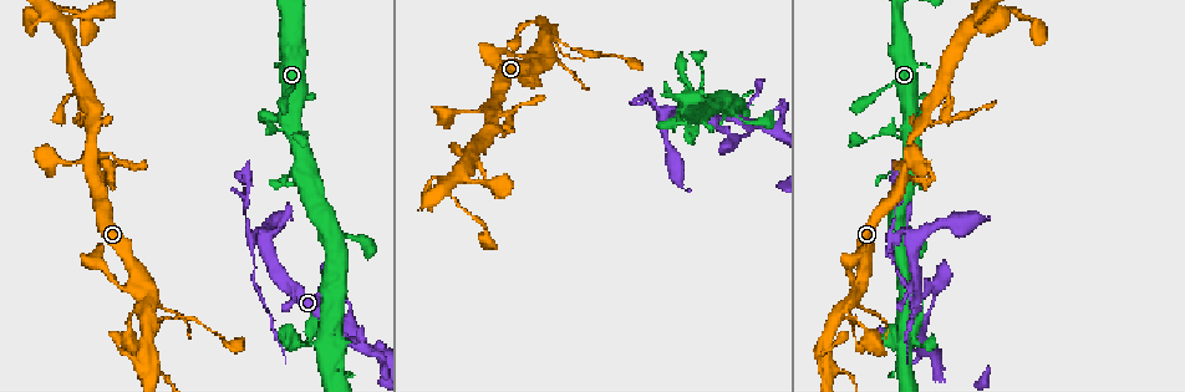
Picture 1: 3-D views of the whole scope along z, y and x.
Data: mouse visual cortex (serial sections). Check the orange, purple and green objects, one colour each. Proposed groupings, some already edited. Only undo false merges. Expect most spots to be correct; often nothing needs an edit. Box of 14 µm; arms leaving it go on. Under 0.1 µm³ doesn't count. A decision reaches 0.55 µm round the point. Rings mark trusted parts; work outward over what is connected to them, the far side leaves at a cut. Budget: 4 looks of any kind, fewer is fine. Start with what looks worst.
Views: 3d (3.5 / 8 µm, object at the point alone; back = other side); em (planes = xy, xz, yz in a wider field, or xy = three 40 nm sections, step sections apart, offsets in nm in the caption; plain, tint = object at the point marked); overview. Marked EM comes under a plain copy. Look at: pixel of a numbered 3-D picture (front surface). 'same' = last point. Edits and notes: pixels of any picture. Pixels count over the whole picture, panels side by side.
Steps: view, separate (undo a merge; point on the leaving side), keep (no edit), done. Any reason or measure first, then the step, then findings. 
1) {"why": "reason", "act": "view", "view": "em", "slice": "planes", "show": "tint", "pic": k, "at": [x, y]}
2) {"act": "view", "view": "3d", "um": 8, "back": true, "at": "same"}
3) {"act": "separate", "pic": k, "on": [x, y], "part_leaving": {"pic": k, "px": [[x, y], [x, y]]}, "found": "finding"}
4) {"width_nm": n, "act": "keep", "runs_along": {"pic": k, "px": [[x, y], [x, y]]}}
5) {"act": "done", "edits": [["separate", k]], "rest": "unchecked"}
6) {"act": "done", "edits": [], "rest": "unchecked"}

{"why": "calibre changes", "act": "view", "view": "3d", "um": 3.5, "pic": 1, "at": [896, 10]}

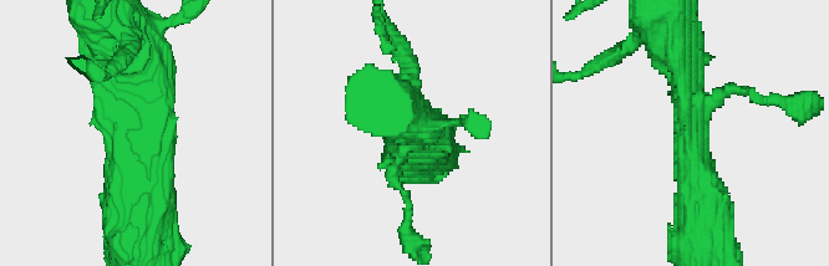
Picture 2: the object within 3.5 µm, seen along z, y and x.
{"act": "view", "view": "em", "slice": "xy", "step": 5, "show": "tint", "pic": 2, "at": [691, 137]}

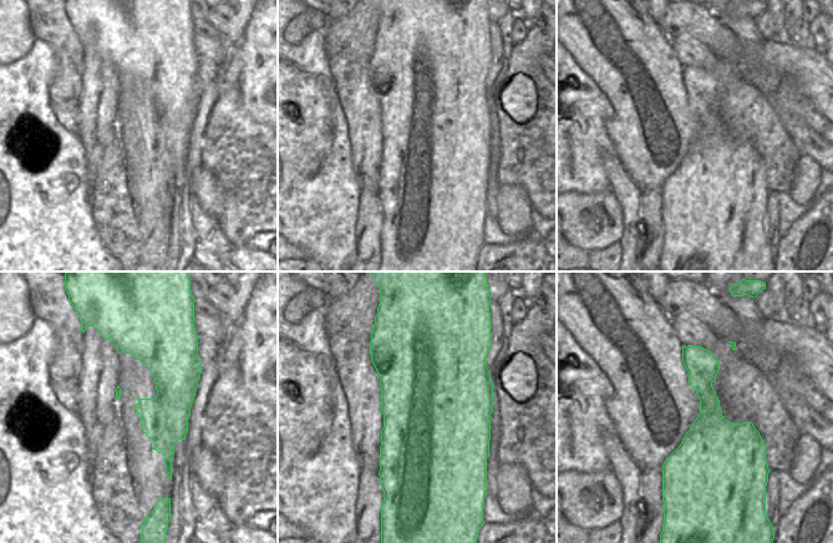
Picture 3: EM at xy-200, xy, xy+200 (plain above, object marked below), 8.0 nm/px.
{"act": "keep", "runs_along": {"pic": 2, "px": [[703, 219], [691, 117], [742, 90]]}, "found": "continuous, no second cell"}

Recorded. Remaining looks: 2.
{"why": "two arms in line, one across", "act": "view", "view": "em", "slice": "xy", "step": 2, "show": "tint", "pic": 1, "at": [554, 40]}

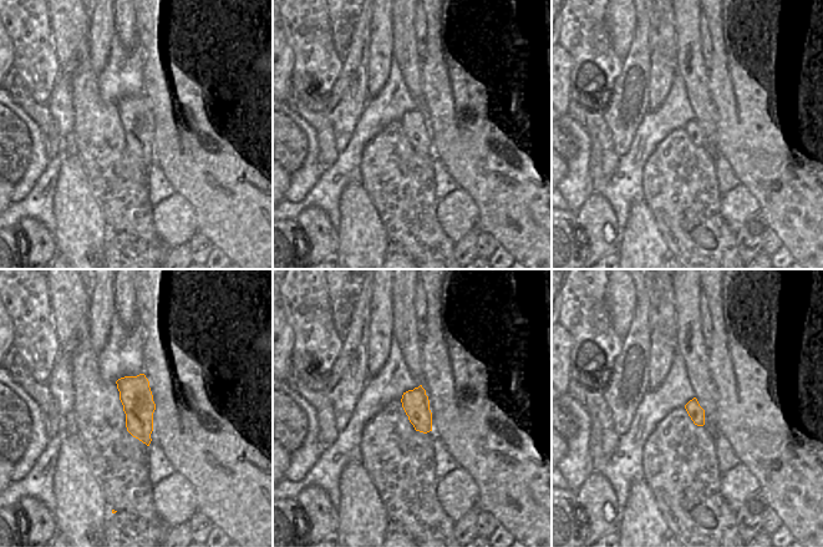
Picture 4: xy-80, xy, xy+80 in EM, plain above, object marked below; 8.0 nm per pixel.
{"why": "wider look", "act": "view", "view": "3d", "um": 3.5, "at": "same"}

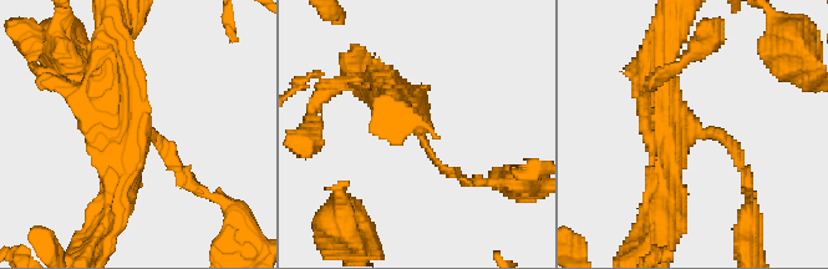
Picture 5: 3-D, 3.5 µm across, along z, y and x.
{"act": "keep", "runs_along": {"pic": 5, "px": [[112, 66], [143, 135], [181, 173]]}, "found": "all the same cell"}

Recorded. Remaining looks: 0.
{"act": "done", "edits": [], "rest": "unchecked"}

